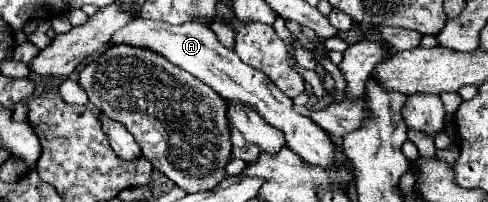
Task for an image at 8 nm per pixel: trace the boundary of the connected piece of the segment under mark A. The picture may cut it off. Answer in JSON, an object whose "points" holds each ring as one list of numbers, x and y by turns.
{"points":[[133,19,127,25,123,25,119,31,113,33,111,45,121,45,121,43,149,49,149,51,165,57,173,65,189,71,191,75,195,75,197,79,207,83,209,87,213,87,213,91,217,91,223,99,243,101,243,103,255,107,257,113,269,125,273,125,273,127,277,127,277,129,281,129,285,133,285,145,295,155,299,155,303,159,303,163,313,165,313,167,323,167,323,169,337,167,335,155,333,155,335,145,329,139,329,135,317,123,313,123,309,117,299,115,291,105,293,101,287,95,283,95,275,87,275,83,271,83,267,79,267,75,263,75,259,69,247,67,233,51,223,47,219,43,217,35,207,25,201,25,201,23,167,25,163,21]]}

